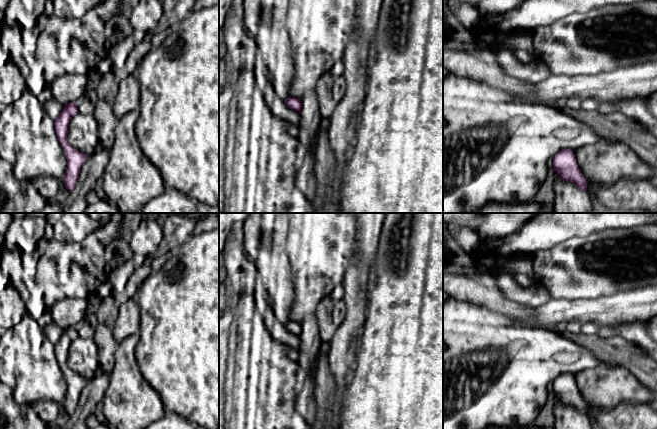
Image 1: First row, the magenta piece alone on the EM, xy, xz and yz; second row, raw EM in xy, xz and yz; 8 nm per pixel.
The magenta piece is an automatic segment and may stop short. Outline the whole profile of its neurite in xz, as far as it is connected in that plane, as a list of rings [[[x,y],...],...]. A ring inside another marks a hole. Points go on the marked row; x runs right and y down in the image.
[[[290,96],[284,102],[290,109],[293,109],[294,111],[301,113],[301,110],[302,110],[302,101],[301,100]]]

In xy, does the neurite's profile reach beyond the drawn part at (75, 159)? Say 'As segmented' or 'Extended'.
As segmented

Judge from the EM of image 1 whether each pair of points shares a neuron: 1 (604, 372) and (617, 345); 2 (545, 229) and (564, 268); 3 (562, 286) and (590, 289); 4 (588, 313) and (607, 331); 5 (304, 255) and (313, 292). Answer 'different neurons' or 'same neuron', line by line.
1: different neurons
2: different neurons
3: same neuron
4: different neurons
5: same neuron

